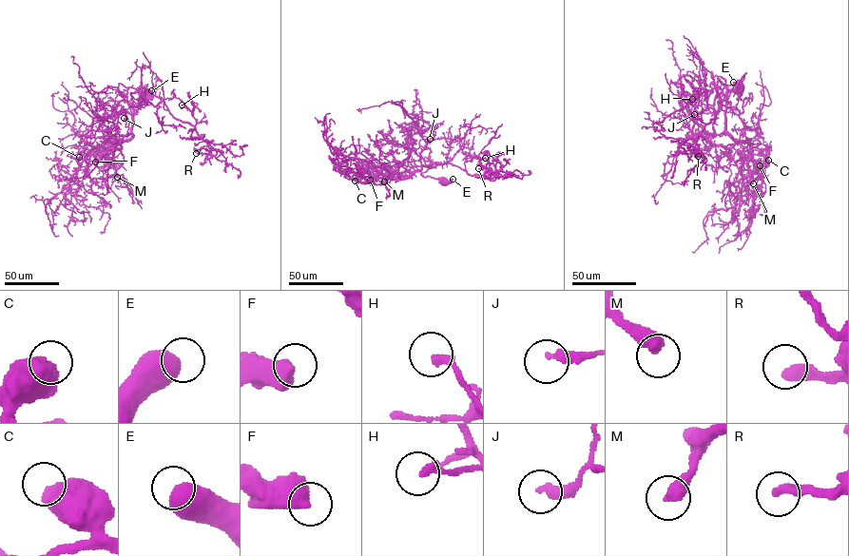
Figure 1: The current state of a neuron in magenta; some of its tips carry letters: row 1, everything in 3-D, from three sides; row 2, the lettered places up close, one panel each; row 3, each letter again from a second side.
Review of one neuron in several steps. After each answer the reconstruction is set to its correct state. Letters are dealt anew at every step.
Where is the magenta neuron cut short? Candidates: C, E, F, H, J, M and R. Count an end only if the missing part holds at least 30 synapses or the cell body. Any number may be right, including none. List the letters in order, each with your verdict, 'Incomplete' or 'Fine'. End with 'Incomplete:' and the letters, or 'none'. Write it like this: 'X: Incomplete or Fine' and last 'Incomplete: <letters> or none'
C: Fine
E: Fine
F: Fine
H: Fine
J: Fine
M: Incomplete
R: Fine
Incomplete: M

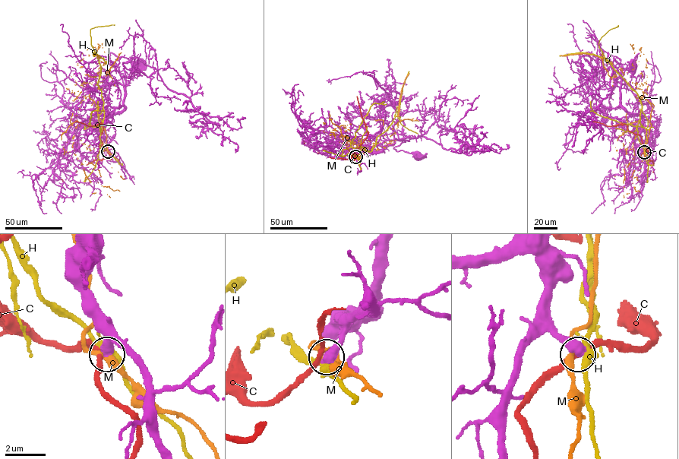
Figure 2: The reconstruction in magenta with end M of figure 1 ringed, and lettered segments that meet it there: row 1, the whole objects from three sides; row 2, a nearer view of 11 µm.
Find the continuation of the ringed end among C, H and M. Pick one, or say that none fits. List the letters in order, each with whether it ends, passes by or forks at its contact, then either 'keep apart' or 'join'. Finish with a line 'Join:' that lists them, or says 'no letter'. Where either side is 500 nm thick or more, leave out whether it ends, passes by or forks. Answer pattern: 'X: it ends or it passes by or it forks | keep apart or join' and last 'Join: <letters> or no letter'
C: keep apart
H: keep apart
M: keep apart
Join: no letter

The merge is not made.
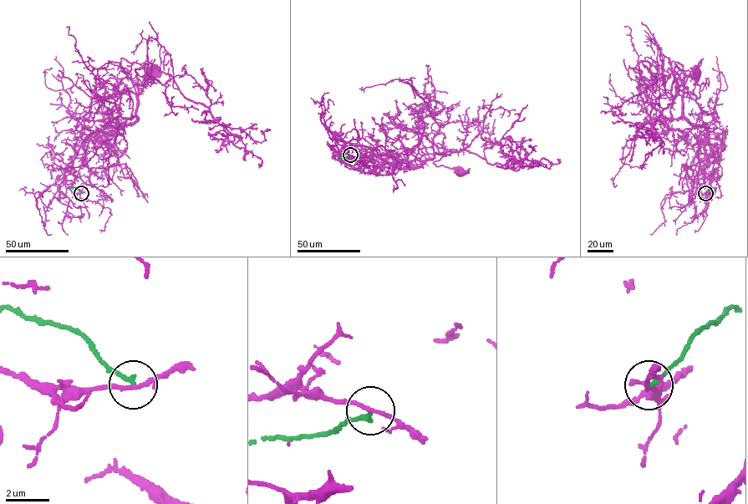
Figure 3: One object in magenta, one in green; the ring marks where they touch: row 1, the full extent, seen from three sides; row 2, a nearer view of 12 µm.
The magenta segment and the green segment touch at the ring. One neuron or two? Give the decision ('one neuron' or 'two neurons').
two neurons

